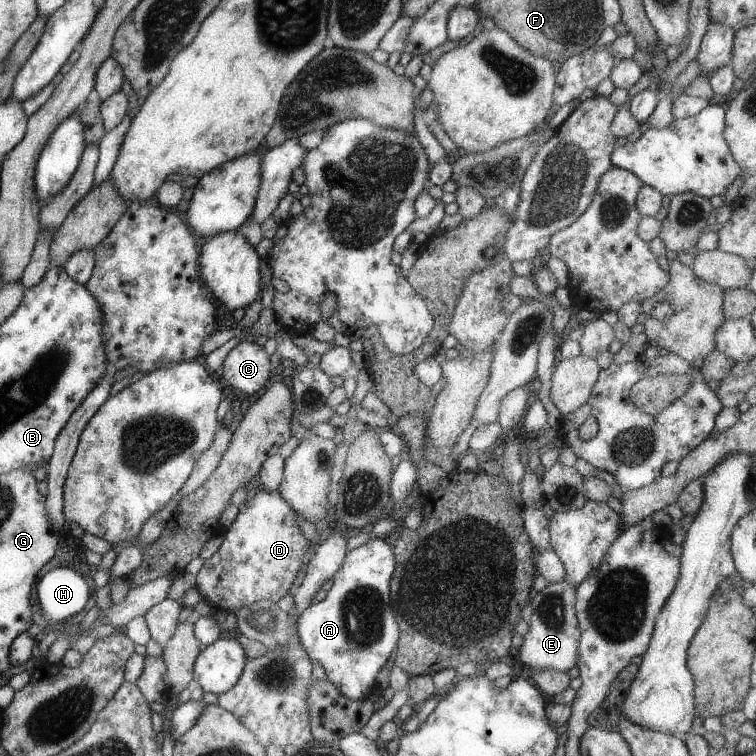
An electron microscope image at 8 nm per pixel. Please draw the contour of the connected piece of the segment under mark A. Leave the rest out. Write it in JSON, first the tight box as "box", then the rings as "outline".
{"box":[296,540,399,700],"outline":[[[371,540],[345,551],[341,566],[331,577],[331,587],[323,600],[309,605],[301,612],[296,631],[311,660],[317,660],[325,671],[326,679],[349,700],[369,697],[375,689],[375,676],[391,654],[399,634],[397,620],[389,606],[389,578],[393,572],[393,554],[385,540]]]}

